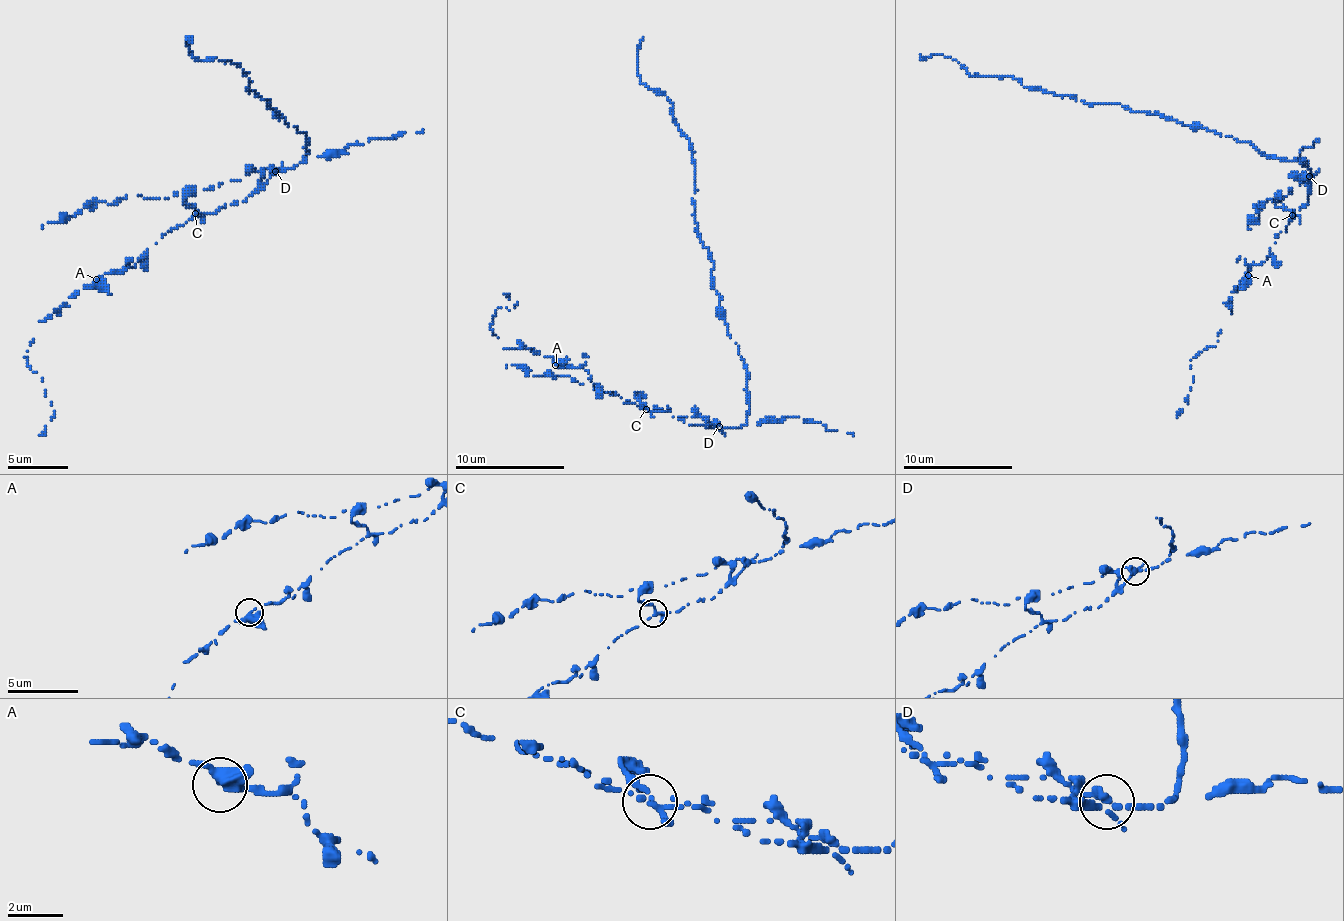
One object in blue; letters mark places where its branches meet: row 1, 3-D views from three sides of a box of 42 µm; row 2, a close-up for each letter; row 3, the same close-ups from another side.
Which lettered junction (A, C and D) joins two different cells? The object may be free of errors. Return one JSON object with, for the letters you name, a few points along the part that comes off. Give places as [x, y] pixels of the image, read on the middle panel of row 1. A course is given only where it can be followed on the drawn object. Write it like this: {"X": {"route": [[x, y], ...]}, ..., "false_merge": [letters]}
{"D": {"route": [[719, 425], [747, 422], [747, 368], [697, 237], [692, 146], [673, 103], [637, 73], [643, 37]]}, "false_merge": ["D"]}

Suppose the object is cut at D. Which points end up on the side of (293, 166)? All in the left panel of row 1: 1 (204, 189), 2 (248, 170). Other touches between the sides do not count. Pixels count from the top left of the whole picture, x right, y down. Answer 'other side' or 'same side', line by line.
1: same side
2: same side

